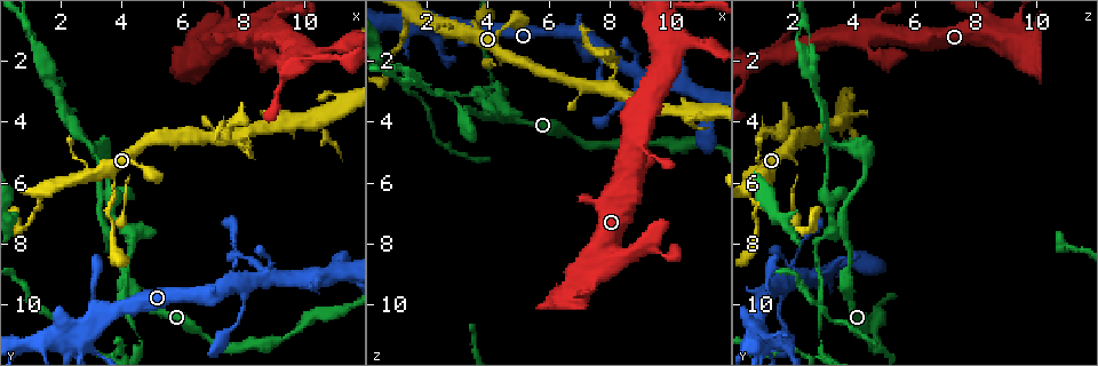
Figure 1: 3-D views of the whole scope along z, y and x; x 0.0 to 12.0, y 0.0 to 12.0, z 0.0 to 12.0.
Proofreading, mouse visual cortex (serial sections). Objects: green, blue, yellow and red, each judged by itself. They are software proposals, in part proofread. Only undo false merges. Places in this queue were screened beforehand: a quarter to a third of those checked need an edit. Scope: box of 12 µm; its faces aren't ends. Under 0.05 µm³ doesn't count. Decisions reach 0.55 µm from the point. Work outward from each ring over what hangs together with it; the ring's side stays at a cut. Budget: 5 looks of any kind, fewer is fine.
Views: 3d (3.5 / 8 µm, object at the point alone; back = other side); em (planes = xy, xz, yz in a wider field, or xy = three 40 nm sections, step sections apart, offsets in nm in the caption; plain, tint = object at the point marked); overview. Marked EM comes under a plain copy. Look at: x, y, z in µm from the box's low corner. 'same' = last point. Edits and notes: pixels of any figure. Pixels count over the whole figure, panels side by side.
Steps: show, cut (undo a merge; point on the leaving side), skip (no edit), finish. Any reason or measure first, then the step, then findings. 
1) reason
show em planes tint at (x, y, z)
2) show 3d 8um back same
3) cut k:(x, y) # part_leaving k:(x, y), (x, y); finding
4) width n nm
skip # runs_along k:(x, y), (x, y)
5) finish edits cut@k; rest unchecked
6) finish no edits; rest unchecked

four-way junction
show 3d 3.5um at (8.0, 9.5, 1.7)

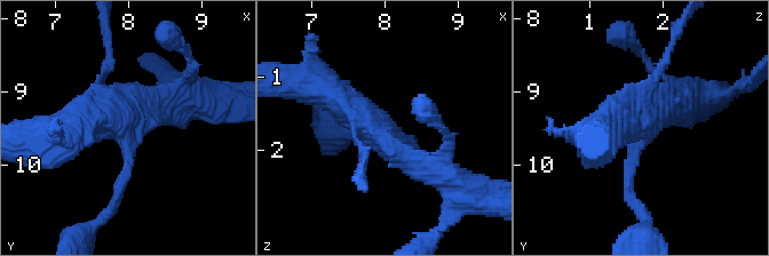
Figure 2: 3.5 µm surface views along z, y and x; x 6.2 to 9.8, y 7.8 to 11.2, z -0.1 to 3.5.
show em xy step 2 tint at (8.00, 9.60, 1.70)

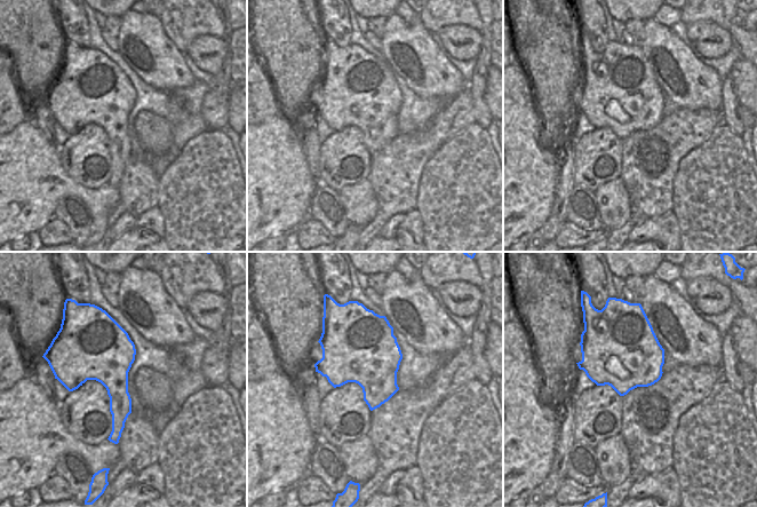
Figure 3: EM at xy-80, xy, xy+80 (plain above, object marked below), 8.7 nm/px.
skip # runs_along 2:(317, 84), (419, 166), (436, 172); all the same cell

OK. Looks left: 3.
abrupt turn
show 3d 3.5um at (2.9, 4.6, 3.3)

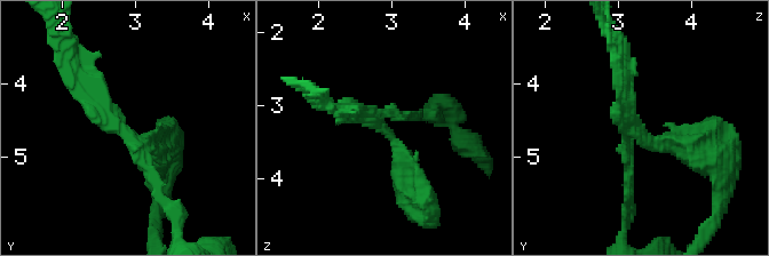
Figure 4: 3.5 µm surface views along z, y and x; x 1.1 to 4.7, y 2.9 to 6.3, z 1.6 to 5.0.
arms 3; arm_widths 150, 250, 300 nm; now the EM
show em xy step 5 tint at (2.85, 4.70, 3.30)

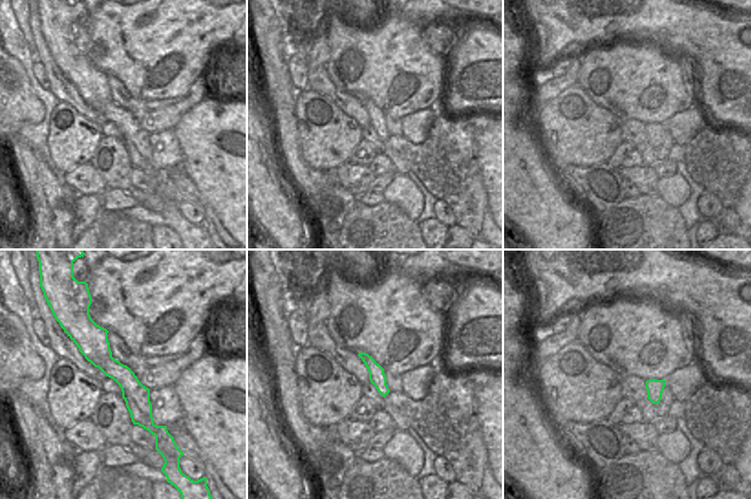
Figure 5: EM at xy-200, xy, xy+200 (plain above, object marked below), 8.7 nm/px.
cut 4:(629, 172) # part_leaving 4:(626, 137), (628, 210), (623, 232); two cells meet here

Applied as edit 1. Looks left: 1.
finish edits cut@4; rest unchecked

